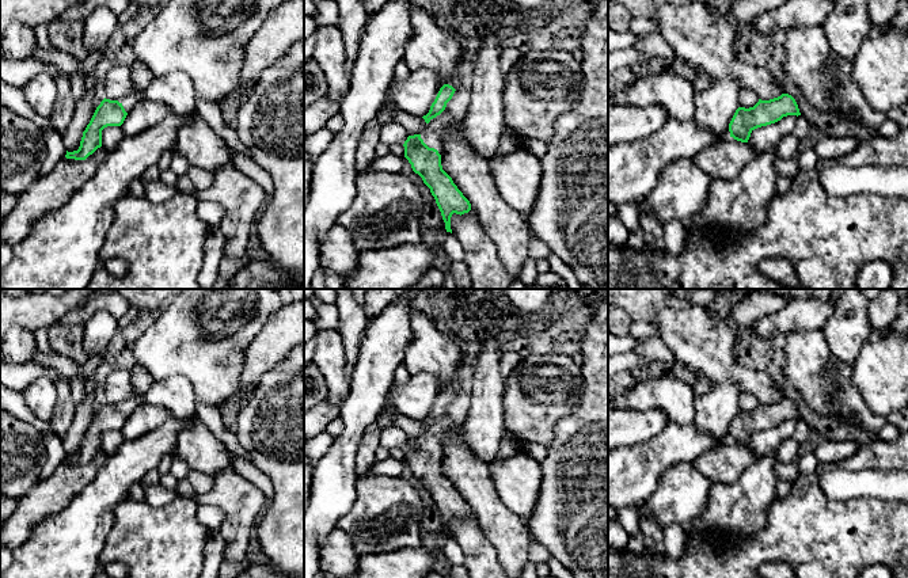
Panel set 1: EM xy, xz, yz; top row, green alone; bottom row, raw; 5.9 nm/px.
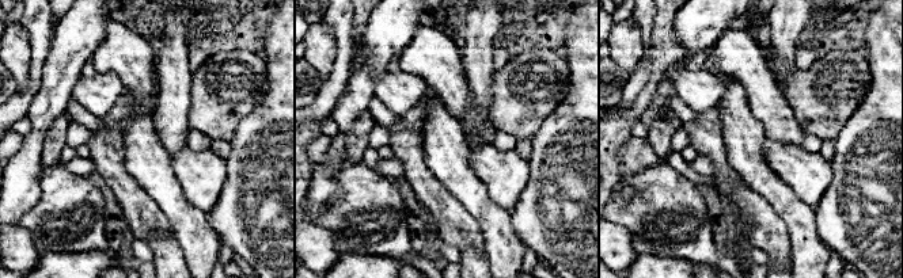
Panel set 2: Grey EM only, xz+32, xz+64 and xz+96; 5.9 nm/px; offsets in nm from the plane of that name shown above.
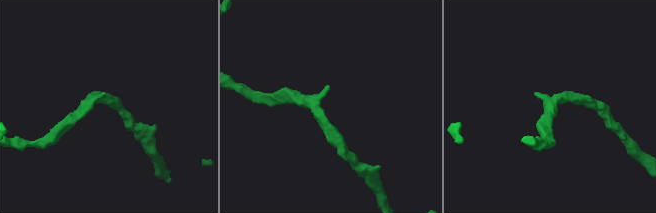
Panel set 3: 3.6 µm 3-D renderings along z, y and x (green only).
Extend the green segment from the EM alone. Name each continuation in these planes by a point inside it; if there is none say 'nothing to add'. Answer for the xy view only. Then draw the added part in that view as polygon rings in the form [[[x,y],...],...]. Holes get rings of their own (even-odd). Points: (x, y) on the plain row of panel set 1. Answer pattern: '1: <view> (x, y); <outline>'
1: xy (132, 403); [[[136,395],[118,403],[118,406],[124,410],[125,415],[129,417],[143,402],[144,396]]]

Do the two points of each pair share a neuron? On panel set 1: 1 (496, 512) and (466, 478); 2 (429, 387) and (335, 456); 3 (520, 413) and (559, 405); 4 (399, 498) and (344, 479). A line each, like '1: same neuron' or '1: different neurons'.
1: same neuron
2: different neurons
3: same neuron
4: different neurons

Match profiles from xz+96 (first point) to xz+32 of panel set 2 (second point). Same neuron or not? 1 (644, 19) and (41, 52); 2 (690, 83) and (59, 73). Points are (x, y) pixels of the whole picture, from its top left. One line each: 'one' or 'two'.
1: one
2: two

